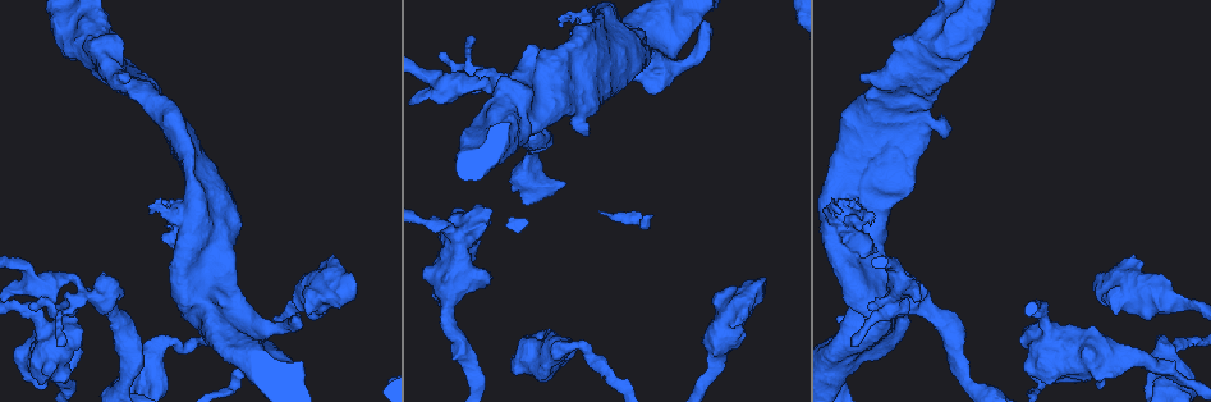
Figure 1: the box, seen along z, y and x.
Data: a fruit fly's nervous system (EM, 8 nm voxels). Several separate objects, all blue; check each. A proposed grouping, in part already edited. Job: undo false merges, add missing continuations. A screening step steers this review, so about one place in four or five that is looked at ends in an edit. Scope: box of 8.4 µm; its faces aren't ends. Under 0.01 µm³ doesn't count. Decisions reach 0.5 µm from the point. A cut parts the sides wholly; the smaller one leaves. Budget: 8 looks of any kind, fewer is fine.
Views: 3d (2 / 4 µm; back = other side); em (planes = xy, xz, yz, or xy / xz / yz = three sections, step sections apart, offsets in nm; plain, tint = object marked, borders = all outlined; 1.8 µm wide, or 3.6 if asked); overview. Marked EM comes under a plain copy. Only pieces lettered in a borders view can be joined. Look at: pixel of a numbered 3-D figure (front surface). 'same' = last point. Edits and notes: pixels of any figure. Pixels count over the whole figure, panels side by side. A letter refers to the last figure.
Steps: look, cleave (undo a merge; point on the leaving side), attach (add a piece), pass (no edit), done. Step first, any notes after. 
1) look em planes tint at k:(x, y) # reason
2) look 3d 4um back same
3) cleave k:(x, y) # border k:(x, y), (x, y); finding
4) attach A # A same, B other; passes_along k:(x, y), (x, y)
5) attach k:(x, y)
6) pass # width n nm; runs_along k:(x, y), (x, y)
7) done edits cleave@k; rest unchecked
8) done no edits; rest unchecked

look em planes borders at 1:(851, 206) # thick end

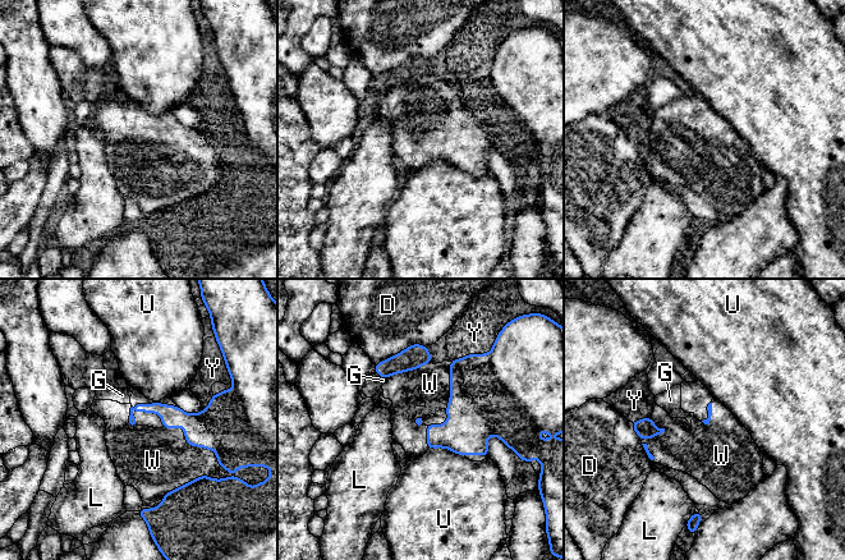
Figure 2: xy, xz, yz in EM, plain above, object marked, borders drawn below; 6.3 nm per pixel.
pass # D other, G other, L other, U other, W other, Y other; border 2:(160, 428), (217, 454); no lettered piece goes on from it

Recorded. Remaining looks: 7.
look em yz step 4 tint at 1:(88, 295) # thin neck

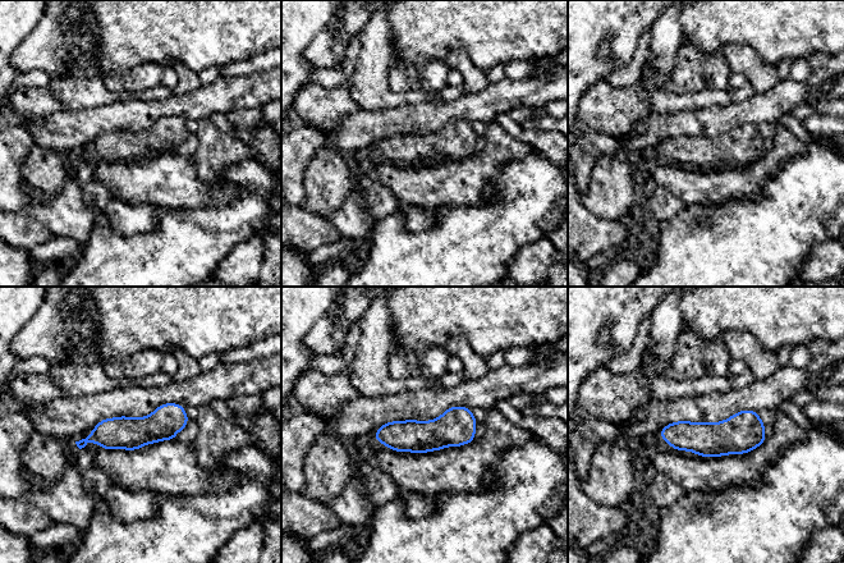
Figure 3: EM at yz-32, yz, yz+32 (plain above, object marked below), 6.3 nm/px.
look em planes tint same

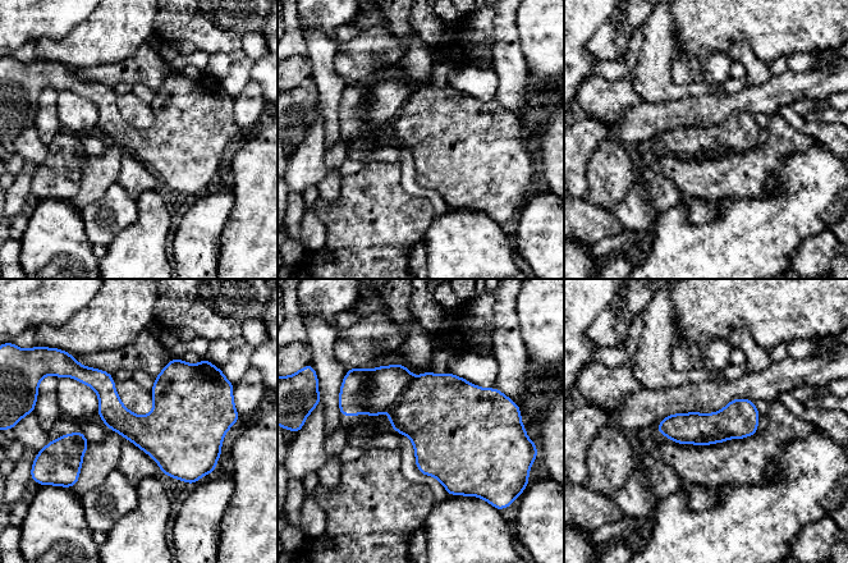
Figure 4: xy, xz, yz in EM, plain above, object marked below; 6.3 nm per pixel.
look em planes borders same # what lies round it

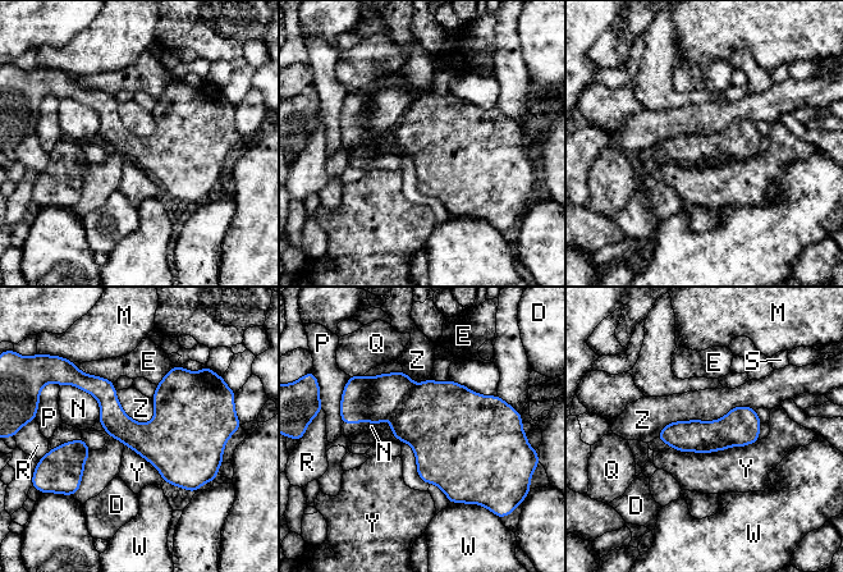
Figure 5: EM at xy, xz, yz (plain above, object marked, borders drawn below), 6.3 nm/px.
pass # width 200 nm; D other, E other, M other, N other, P other, Q other, R other, S other, W other, Y other, Z other; runs_along 5:(756, 421), (718, 435), (661, 436); one neuron here

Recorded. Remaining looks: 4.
look em planes borders at 1:(235, 371) # end of a long branch

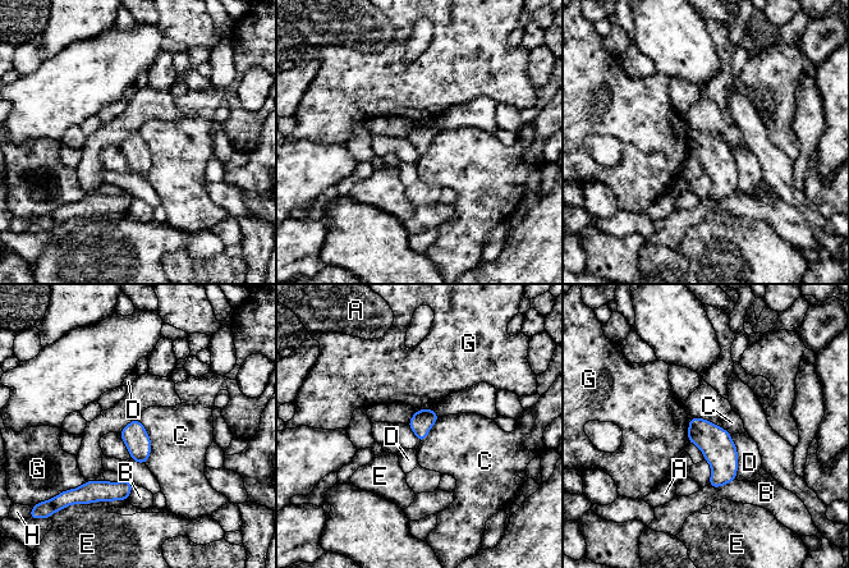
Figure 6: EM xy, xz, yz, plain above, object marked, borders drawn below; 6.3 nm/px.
pass # A other, B other, C other, D other, E other, G other, H other; no lettered piece goes on from it

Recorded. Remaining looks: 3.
done no edits; rest unchecked

